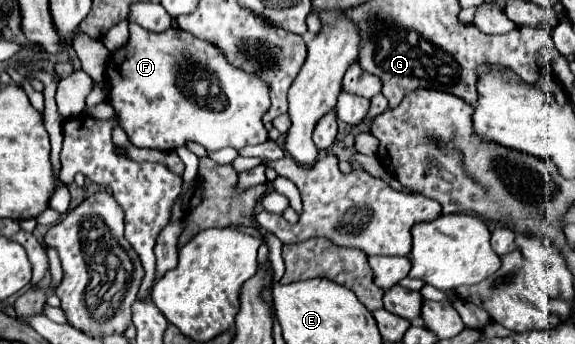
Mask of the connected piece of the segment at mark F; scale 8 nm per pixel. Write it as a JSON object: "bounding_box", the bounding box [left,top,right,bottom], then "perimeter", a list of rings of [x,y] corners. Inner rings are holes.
{"bounding_box":[104,23,270,151],"perimeter":[[[130,23],[130,39],[122,49],[110,55],[104,77],[110,93],[108,103],[114,107],[118,125],[126,131],[134,147],[174,151],[186,147],[188,141],[194,141],[206,151],[218,151],[224,147],[242,149],[260,145],[268,139],[262,115],[270,109],[270,85],[256,73],[234,69],[222,49],[176,27],[170,27],[164,33],[152,33]],[[184,47],[188,49],[186,55]],[[184,65],[206,67],[214,73],[218,87],[226,95],[222,111],[198,107],[194,99],[182,93],[176,79],[180,79],[180,67]]]}

